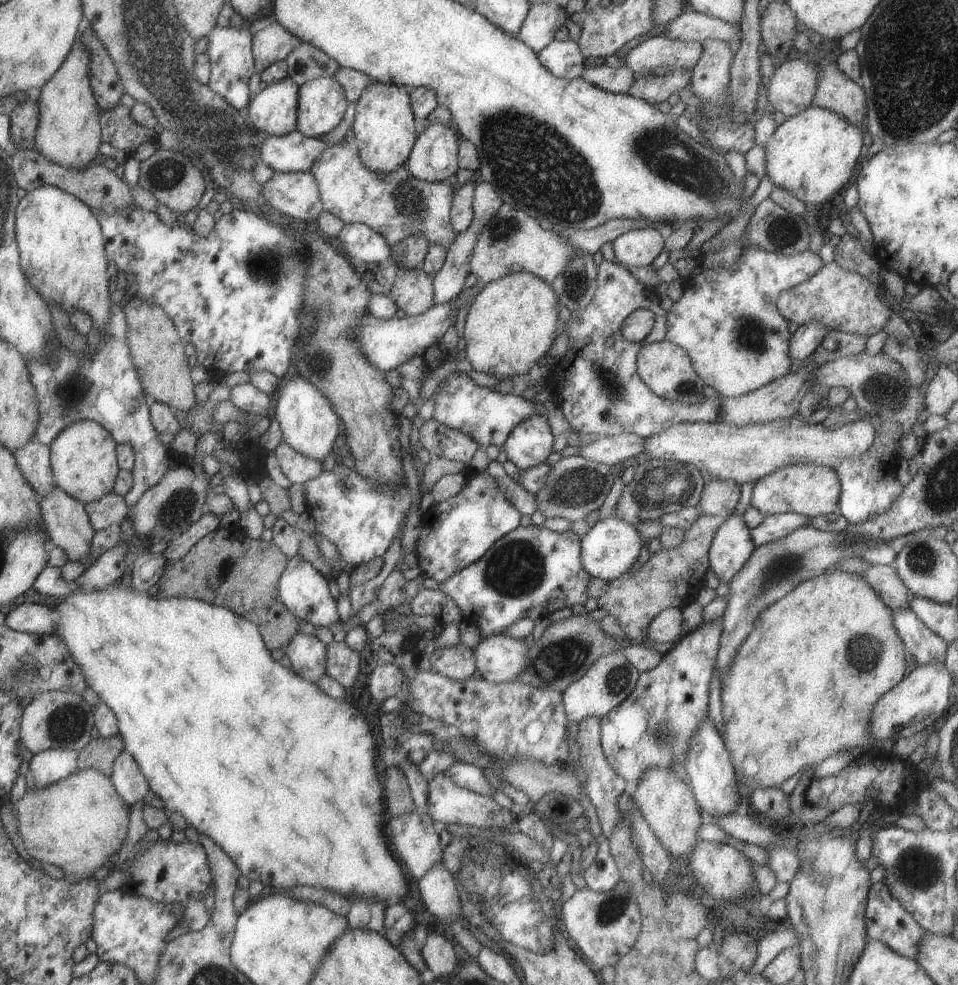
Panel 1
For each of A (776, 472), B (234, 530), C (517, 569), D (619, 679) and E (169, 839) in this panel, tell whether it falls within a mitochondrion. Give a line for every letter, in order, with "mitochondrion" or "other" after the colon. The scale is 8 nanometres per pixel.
A: other
B: other
C: mitochondrion
D: mitochondrion
E: other

